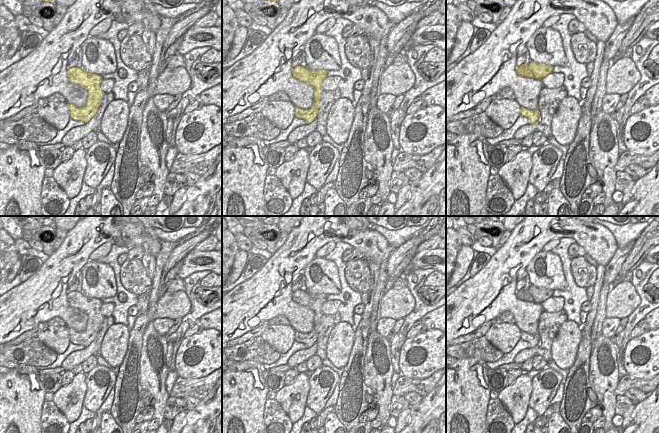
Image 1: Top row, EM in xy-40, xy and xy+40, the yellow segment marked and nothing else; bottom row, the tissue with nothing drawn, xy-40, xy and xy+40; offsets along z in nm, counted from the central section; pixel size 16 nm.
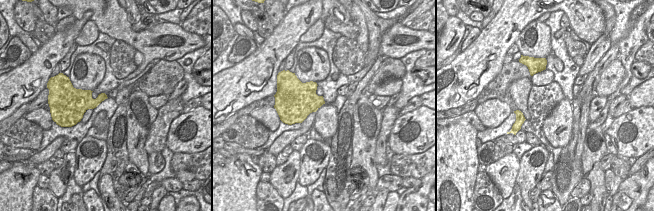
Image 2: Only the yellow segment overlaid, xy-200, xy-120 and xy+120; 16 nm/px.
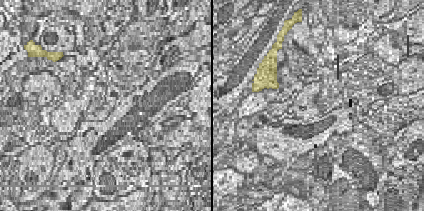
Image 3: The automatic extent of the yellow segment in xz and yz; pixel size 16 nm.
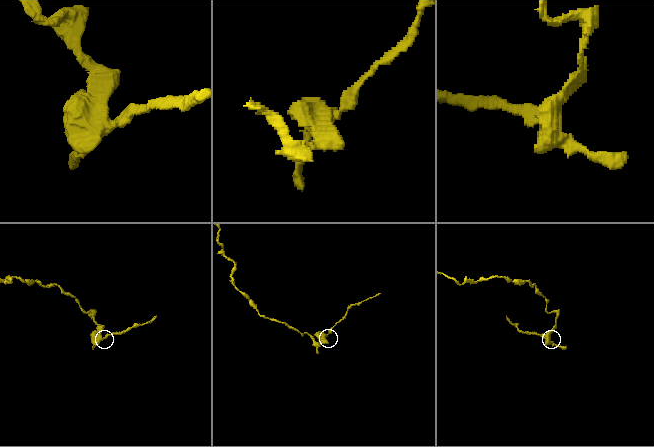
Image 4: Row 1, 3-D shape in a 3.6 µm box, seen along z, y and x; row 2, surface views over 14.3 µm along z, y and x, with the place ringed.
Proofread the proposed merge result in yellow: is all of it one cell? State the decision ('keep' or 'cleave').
cleave

